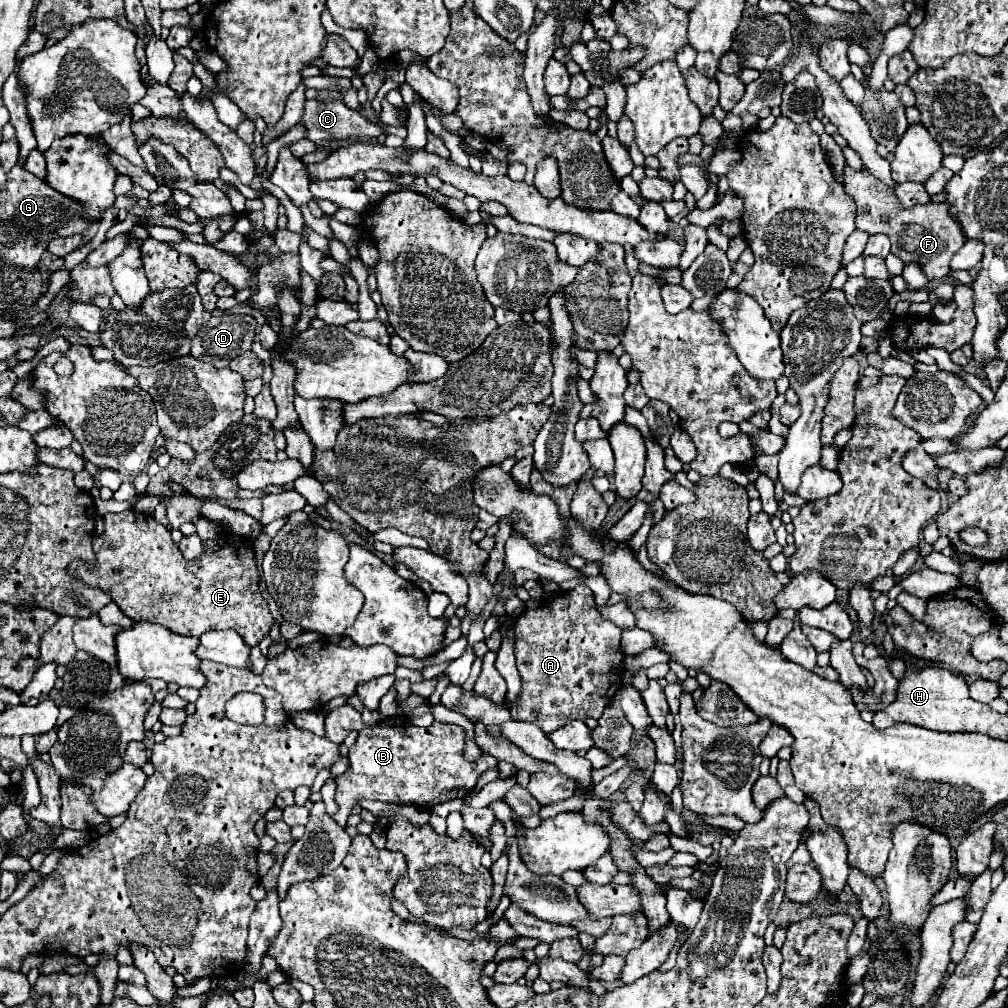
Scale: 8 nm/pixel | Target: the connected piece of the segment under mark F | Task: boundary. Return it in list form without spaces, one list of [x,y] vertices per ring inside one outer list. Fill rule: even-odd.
[[[845,165],[845,191],[857,203],[857,219],[855,227],[869,235],[885,233],[891,239],[891,253],[899,257],[905,265],[917,263],[921,271],[927,275],[927,281],[939,281],[949,273],[951,257],[963,247],[965,235],[955,219],[947,213],[947,203],[927,203],[915,205],[911,209],[903,209],[897,197],[883,185],[883,181],[875,181],[867,169],[851,169]]]

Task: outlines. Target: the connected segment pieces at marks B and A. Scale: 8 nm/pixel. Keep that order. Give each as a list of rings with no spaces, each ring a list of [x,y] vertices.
[[[349,705],[333,709],[325,721],[325,737],[333,743],[343,743],[347,733],[353,729],[359,731],[359,737],[349,749],[349,769],[337,777],[335,793],[339,813],[333,815],[333,821],[341,827],[345,827],[347,817],[359,799],[411,803],[429,809],[437,803],[467,797],[479,775],[497,765],[495,757],[487,753],[483,753],[483,759],[477,759],[475,763],[465,761],[465,731],[457,725],[435,721],[429,727],[415,727],[405,717],[389,717],[377,725],[365,725],[361,713]]]
[[[579,585],[573,591],[557,593],[553,599],[545,599],[537,609],[525,609],[515,619],[515,657],[521,675],[521,693],[511,703],[509,711],[515,721],[527,721],[541,727],[543,733],[551,733],[563,727],[571,719],[583,721],[589,729],[597,727],[597,719],[603,709],[613,701],[621,689],[623,673],[623,649],[619,645],[621,629],[601,619],[595,599],[589,587]]]

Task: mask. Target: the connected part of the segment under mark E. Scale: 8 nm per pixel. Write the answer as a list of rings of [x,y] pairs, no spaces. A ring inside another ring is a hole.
[[[129,509],[125,513],[105,515],[103,533],[93,537],[93,551],[97,557],[97,565],[95,567],[71,565],[69,573],[83,583],[103,589],[119,605],[119,609],[135,623],[137,621],[157,623],[171,629],[173,633],[187,635],[187,637],[199,637],[211,629],[235,629],[239,631],[243,641],[247,641],[247,645],[251,647],[259,645],[261,639],[269,635],[273,627],[273,617],[269,613],[267,601],[259,591],[259,571],[257,571],[251,541],[235,533],[223,531],[219,533],[217,539],[203,541],[203,547],[205,547],[203,557],[195,561],[187,561],[179,553],[165,525],[155,521],[153,515],[137,513]]]

